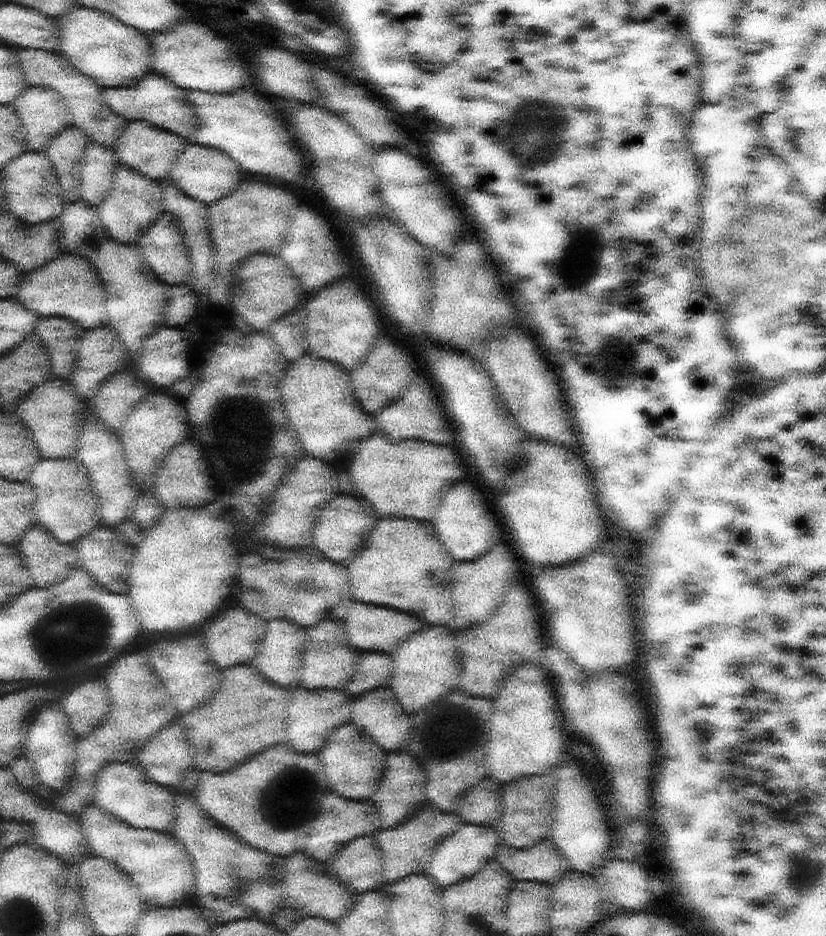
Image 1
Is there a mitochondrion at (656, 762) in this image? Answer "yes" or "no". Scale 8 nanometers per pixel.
no

